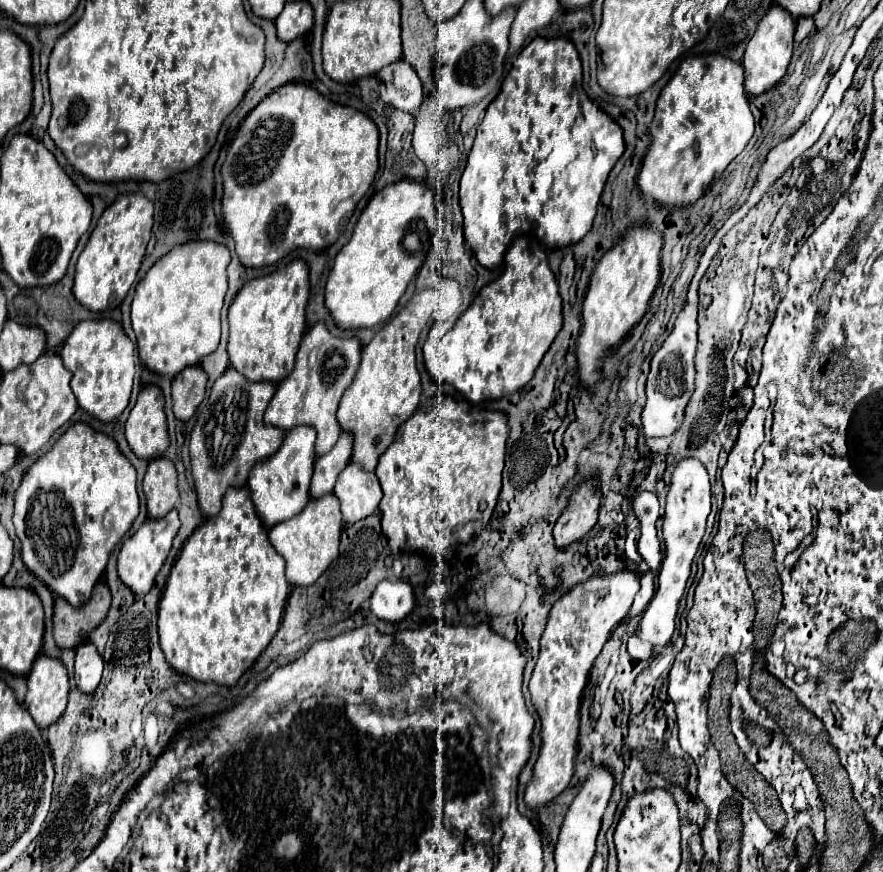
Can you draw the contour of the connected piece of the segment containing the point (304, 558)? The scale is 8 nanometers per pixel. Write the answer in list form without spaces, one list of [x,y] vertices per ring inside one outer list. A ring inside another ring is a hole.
[[[324,494],[322,498],[312,498],[306,508],[288,522],[276,524],[268,538],[274,550],[286,560],[286,578],[294,586],[312,586],[326,568],[338,558],[340,536],[344,530],[344,520],[340,514],[340,502],[334,494]]]

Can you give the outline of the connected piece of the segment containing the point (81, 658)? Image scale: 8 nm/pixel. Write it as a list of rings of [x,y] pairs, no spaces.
[[[84,642],[76,648],[76,666],[74,666],[74,682],[80,692],[94,692],[100,678],[102,678],[102,666],[104,660],[98,654],[96,646],[90,642]]]

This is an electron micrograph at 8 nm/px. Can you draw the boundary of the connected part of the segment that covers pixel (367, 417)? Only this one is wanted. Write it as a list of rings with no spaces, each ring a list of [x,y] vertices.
[[[434,290],[416,292],[386,326],[362,348],[362,364],[352,386],[344,392],[338,408],[338,422],[342,430],[354,434],[352,460],[366,470],[374,470],[378,456],[392,444],[392,438],[402,422],[406,422],[420,404],[422,384],[416,370],[414,348],[422,328],[434,314]]]

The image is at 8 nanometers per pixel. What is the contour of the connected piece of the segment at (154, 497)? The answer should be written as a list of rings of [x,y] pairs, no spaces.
[[[168,458],[150,460],[142,488],[146,494],[150,518],[160,518],[168,514],[178,502],[174,464]]]

